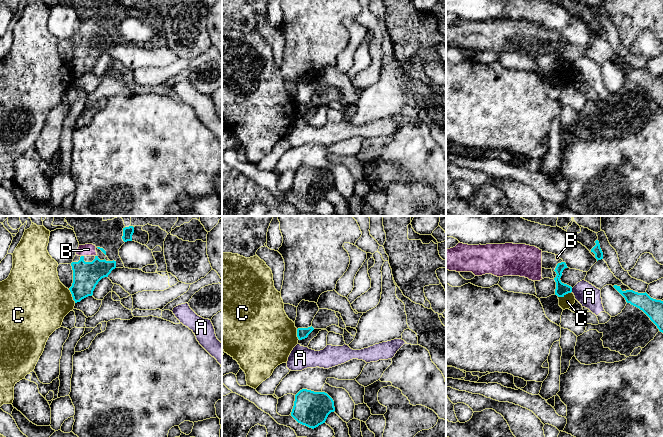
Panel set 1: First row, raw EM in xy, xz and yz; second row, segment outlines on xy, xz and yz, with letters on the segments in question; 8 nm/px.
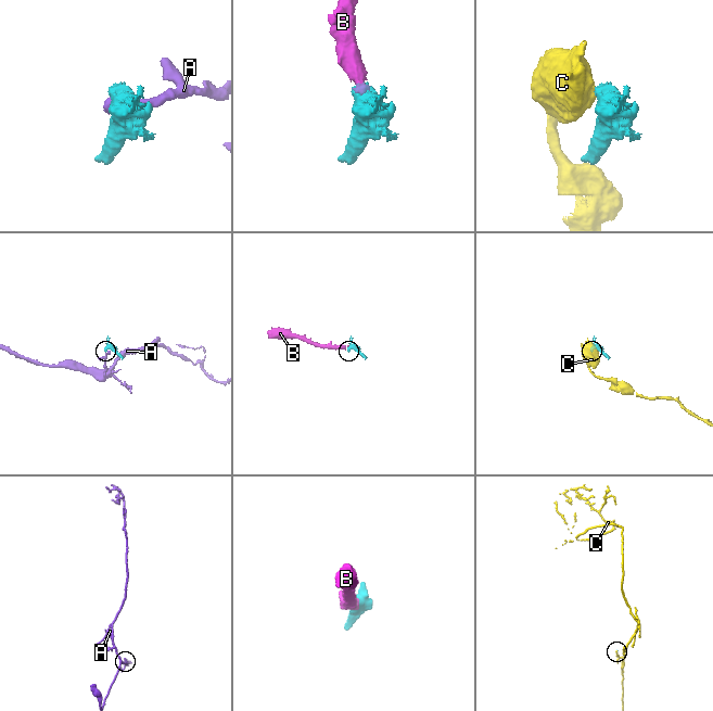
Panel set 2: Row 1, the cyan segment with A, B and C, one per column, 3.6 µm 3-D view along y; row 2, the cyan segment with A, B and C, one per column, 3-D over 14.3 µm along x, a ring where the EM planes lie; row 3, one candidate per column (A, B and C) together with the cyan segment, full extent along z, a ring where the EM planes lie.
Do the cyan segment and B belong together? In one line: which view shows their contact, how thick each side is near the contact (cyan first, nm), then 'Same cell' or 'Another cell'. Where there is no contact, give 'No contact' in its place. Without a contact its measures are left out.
Touches cyan in xy. Thickness 220 nm (cyan) against 100 nm. Same cell

